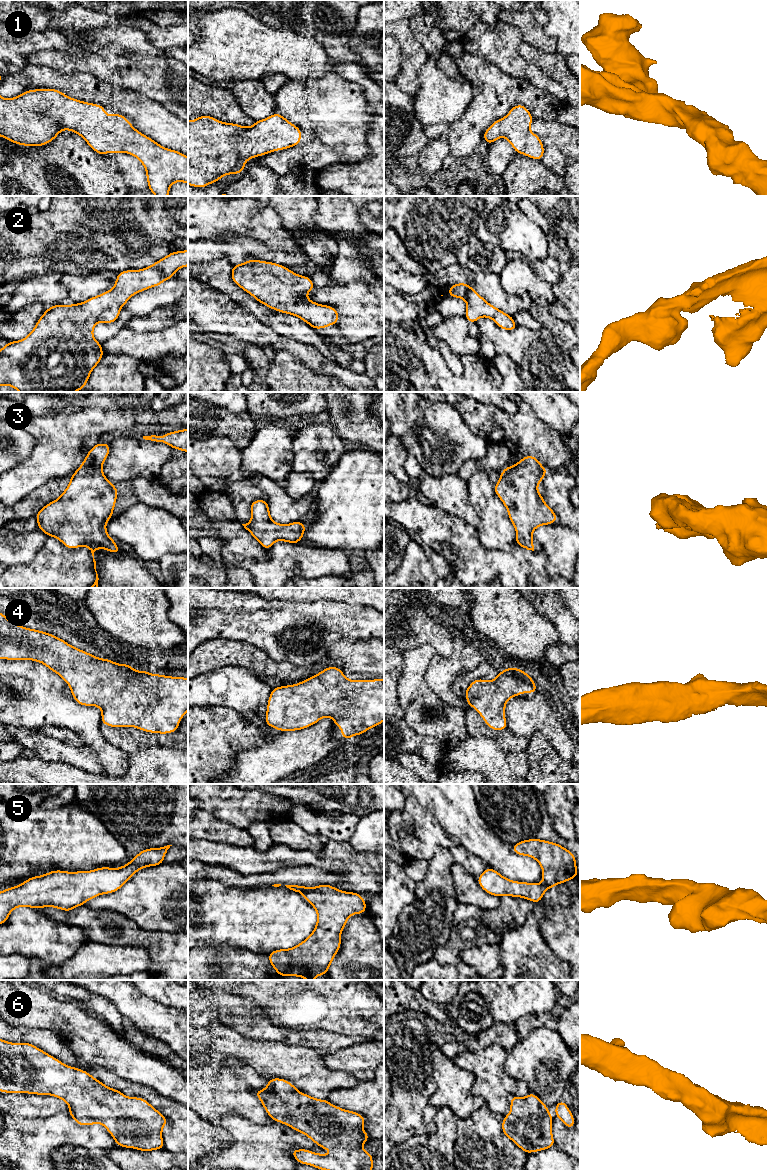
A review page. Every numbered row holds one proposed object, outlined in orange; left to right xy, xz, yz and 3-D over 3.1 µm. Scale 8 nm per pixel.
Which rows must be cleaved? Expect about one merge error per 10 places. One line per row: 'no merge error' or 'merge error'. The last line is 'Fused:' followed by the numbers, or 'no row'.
1: no merge error
2: no merge error
3: no merge error
4: no merge error
5: no merge error
6: no merge error
Fused: no row

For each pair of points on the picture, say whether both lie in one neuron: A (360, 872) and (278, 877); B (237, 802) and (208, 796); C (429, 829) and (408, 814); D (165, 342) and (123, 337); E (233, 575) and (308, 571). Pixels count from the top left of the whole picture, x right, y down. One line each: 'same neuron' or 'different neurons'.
A: different neurons
B: same neuron
C: same neuron
D: same neuron
E: different neurons

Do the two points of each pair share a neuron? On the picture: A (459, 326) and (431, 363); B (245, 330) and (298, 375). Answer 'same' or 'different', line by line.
A: different
B: different

